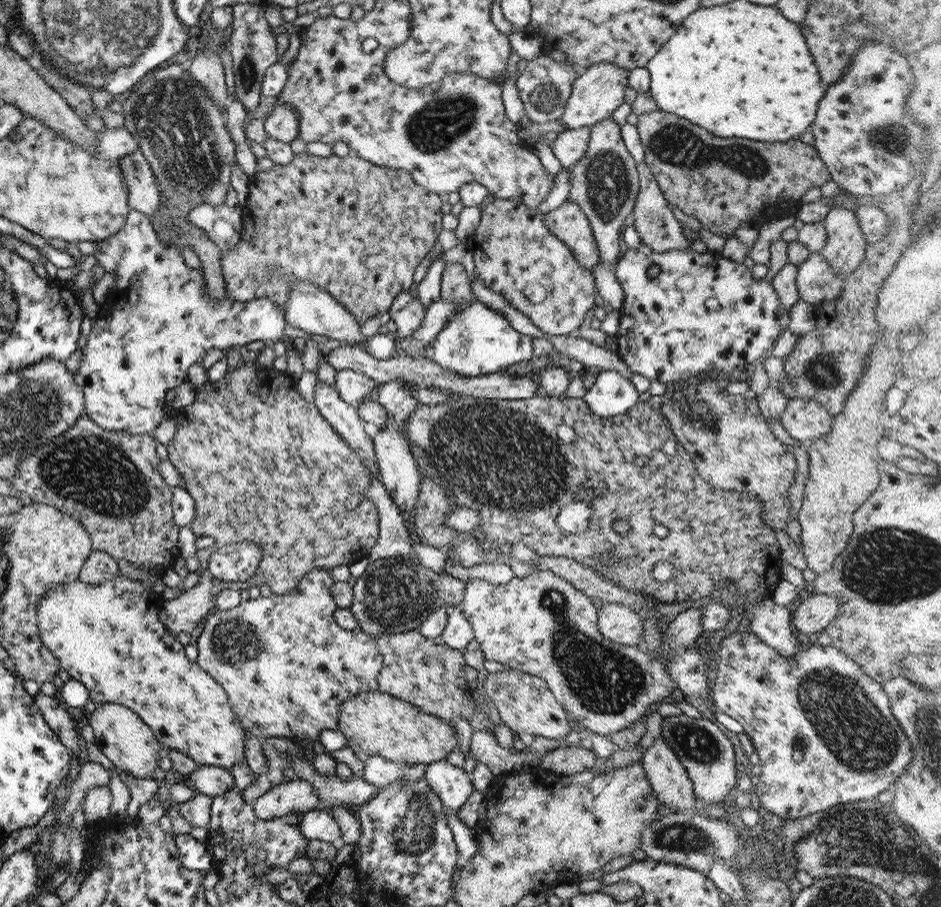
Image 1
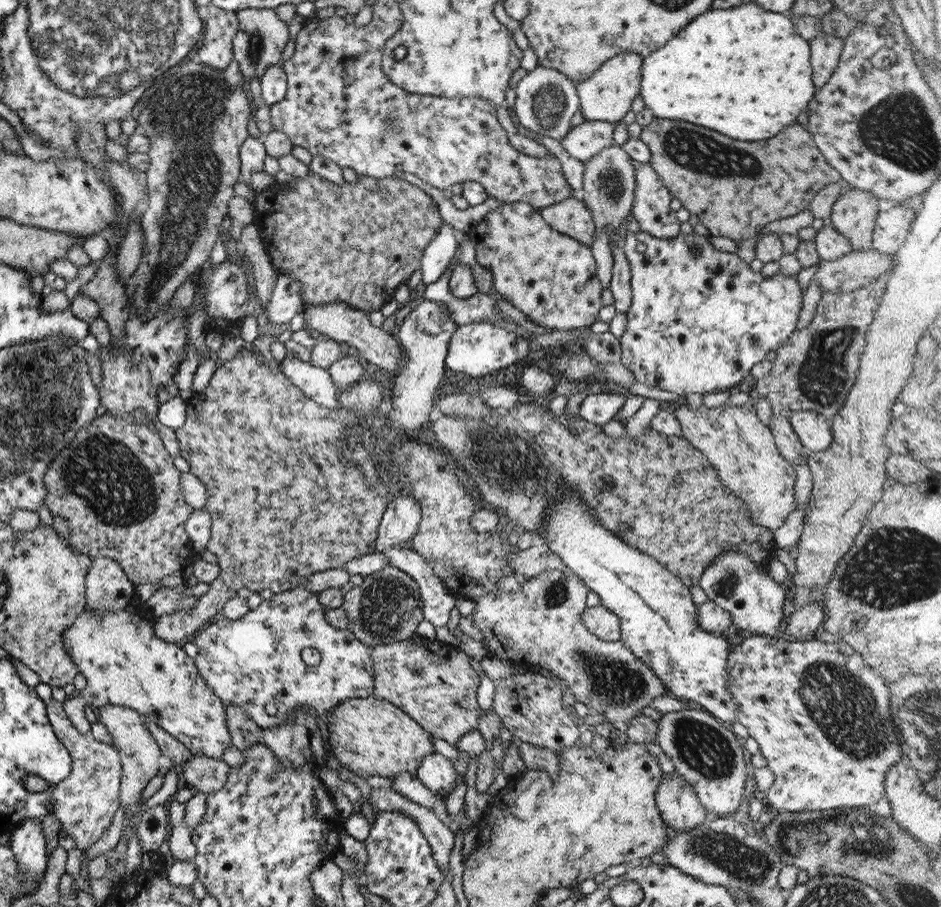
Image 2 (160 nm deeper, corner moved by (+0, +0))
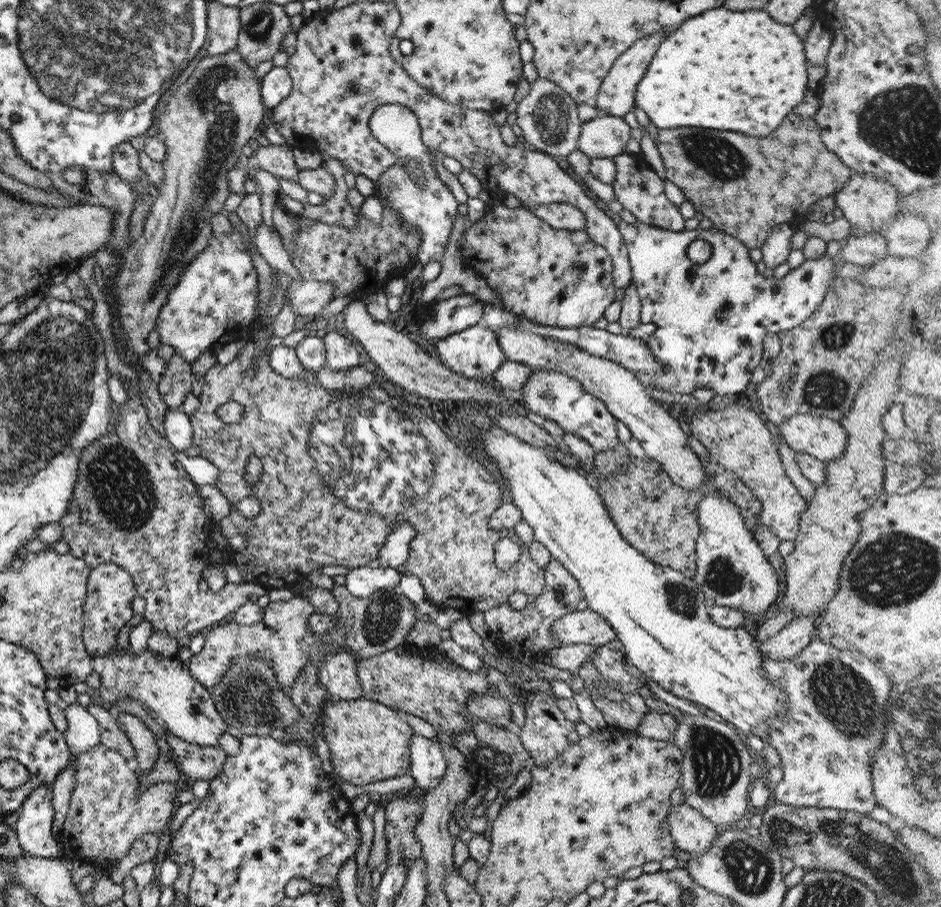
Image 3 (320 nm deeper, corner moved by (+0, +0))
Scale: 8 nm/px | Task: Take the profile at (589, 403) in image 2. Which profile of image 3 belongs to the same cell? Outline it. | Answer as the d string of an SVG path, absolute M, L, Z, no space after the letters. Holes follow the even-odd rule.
M533 369L531 376L528 376L519 389L521 389L520 409L524 413L533 412L552 420L563 431L583 439L597 455L607 455L618 448L616 418L611 416L604 402L584 391L569 375Z

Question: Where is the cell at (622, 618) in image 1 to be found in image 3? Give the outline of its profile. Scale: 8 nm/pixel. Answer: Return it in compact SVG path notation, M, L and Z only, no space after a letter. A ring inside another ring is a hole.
M591 609L575 610L564 614L550 625L552 637L560 646L588 644L594 647L605 646L616 638L610 624Z

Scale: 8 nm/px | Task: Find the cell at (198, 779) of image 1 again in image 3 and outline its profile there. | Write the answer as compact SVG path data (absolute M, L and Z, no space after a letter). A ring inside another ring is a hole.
M162 723L160 727L163 729L164 740L168 744L172 760L179 771L183 771L195 781L203 782L211 782L219 774L227 757L219 746L202 747L191 744L172 735Z

